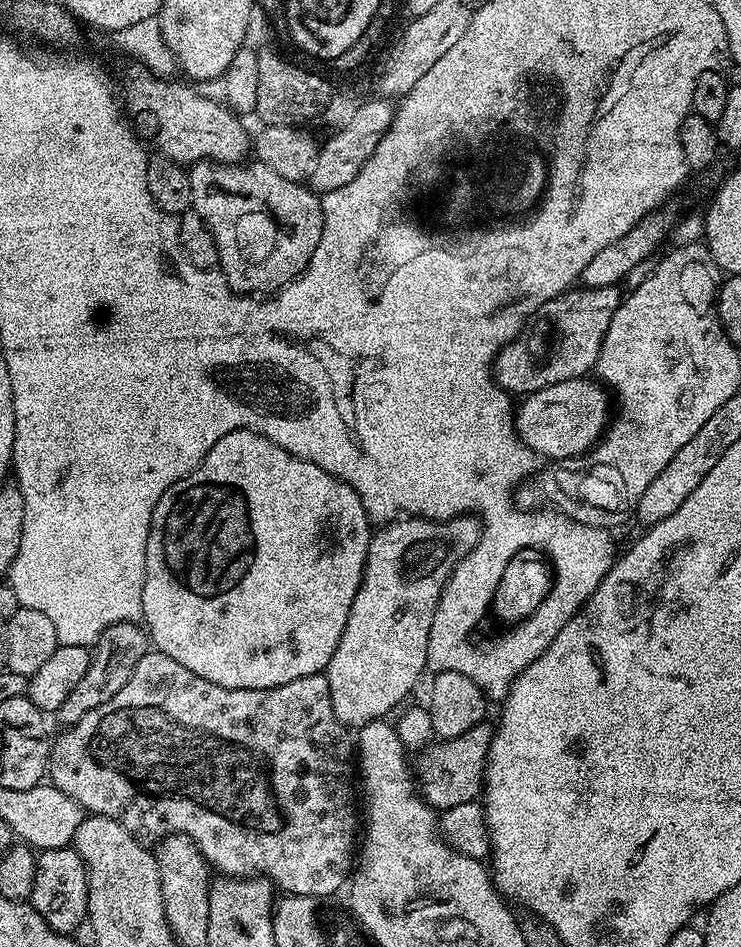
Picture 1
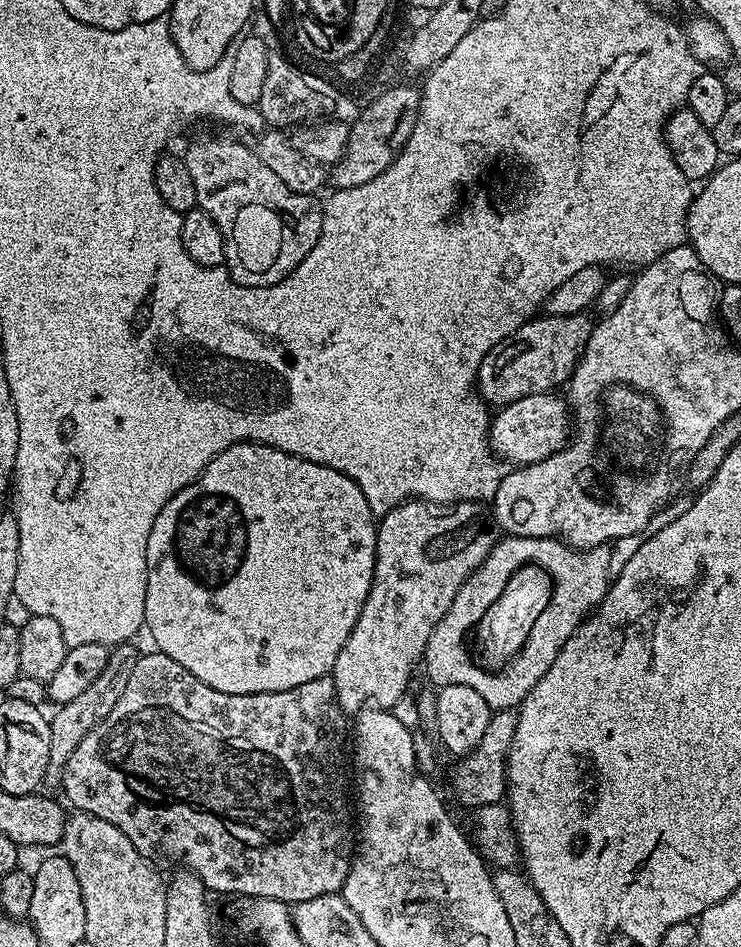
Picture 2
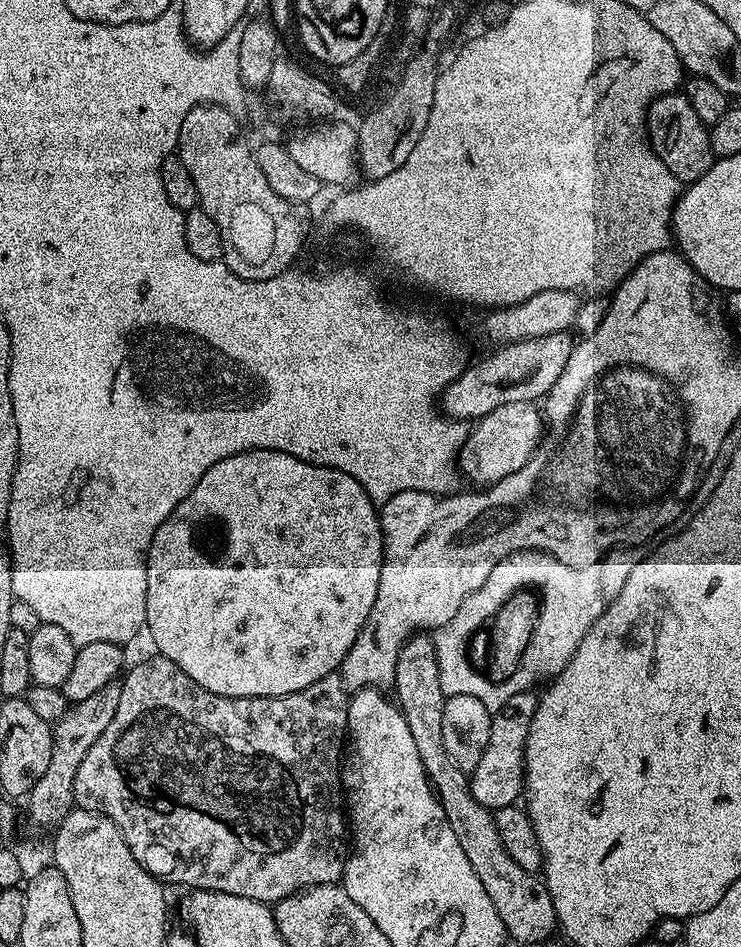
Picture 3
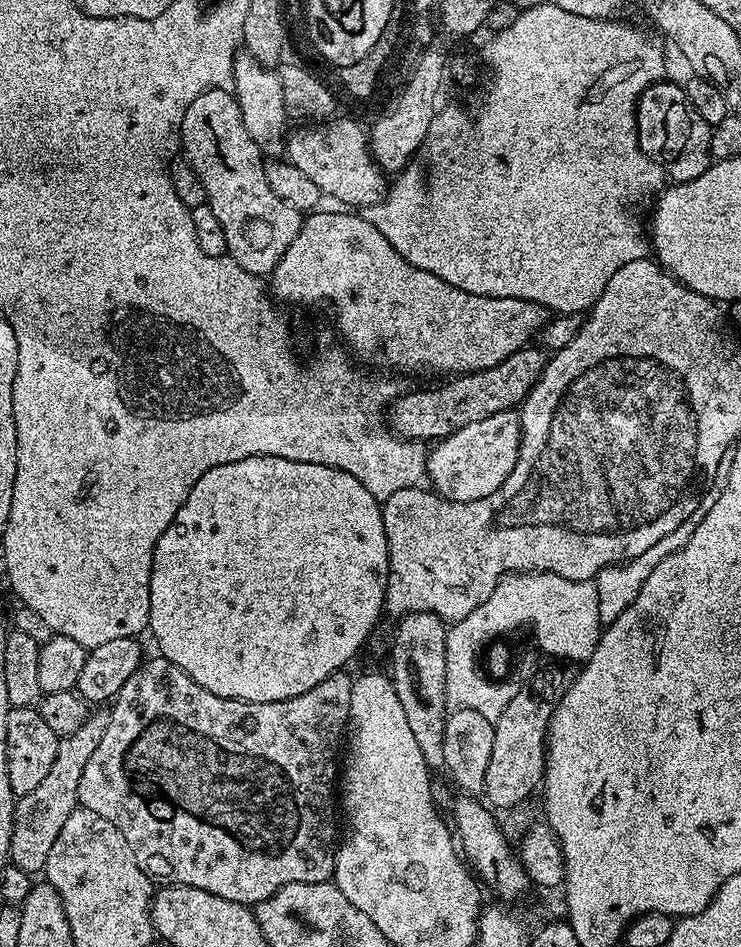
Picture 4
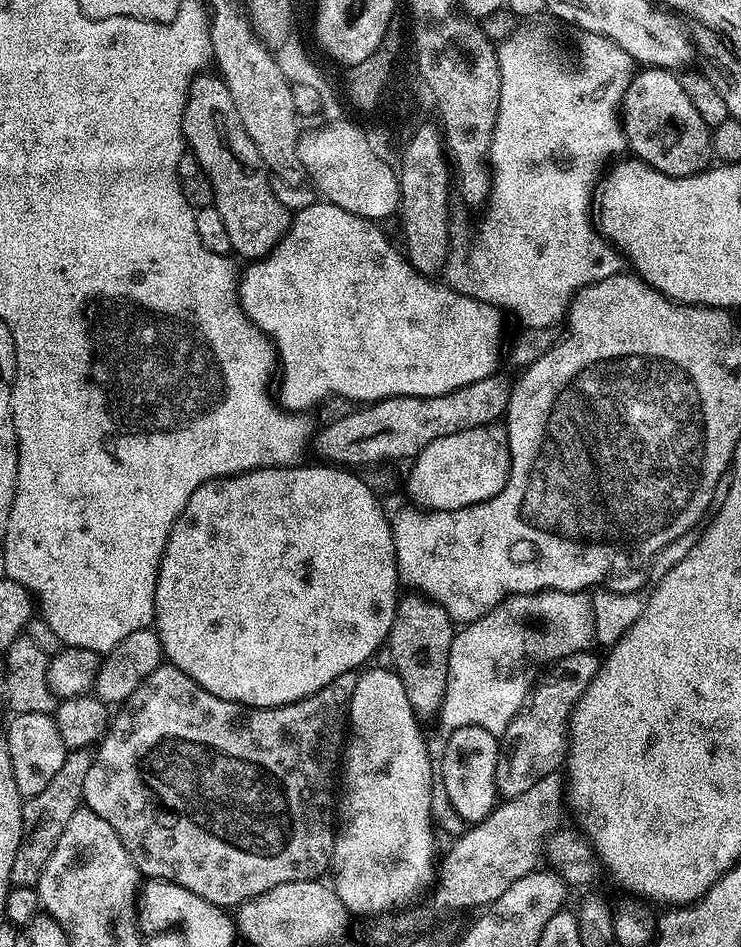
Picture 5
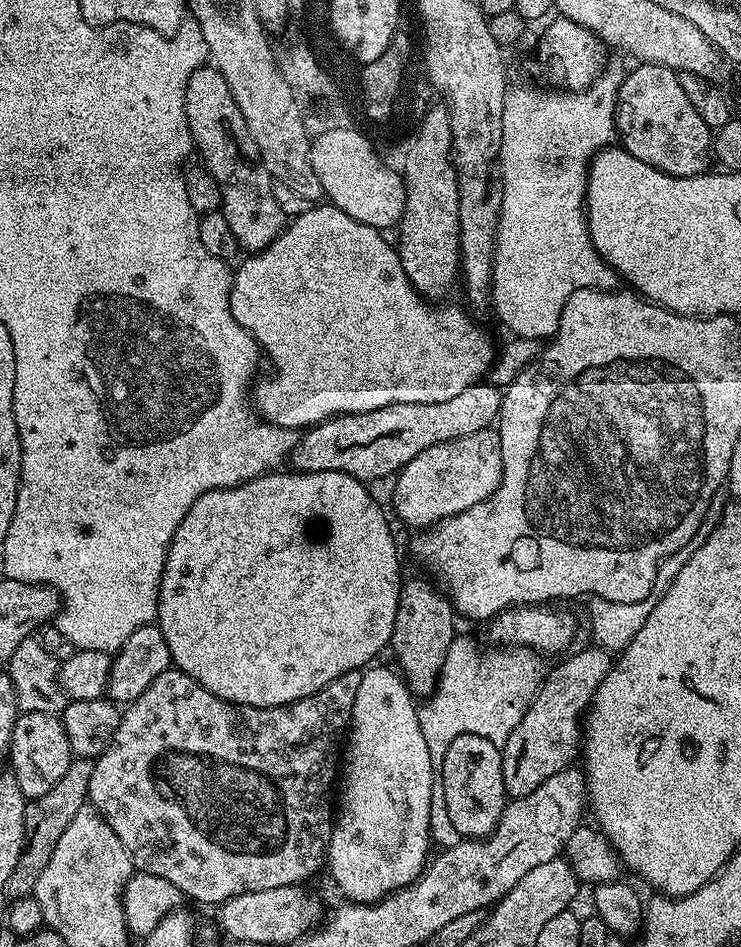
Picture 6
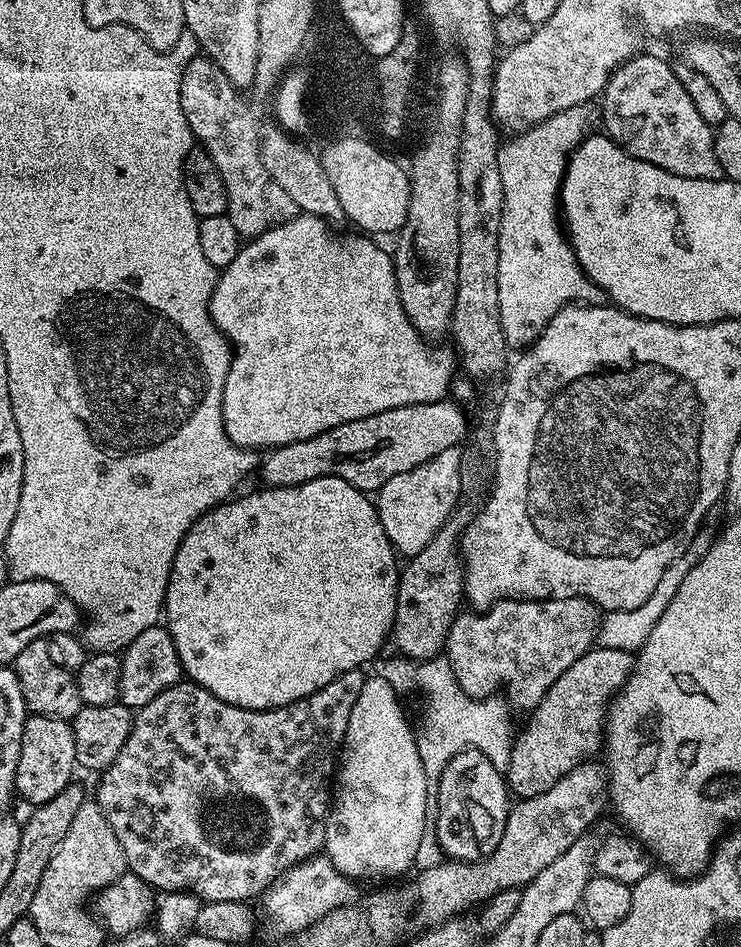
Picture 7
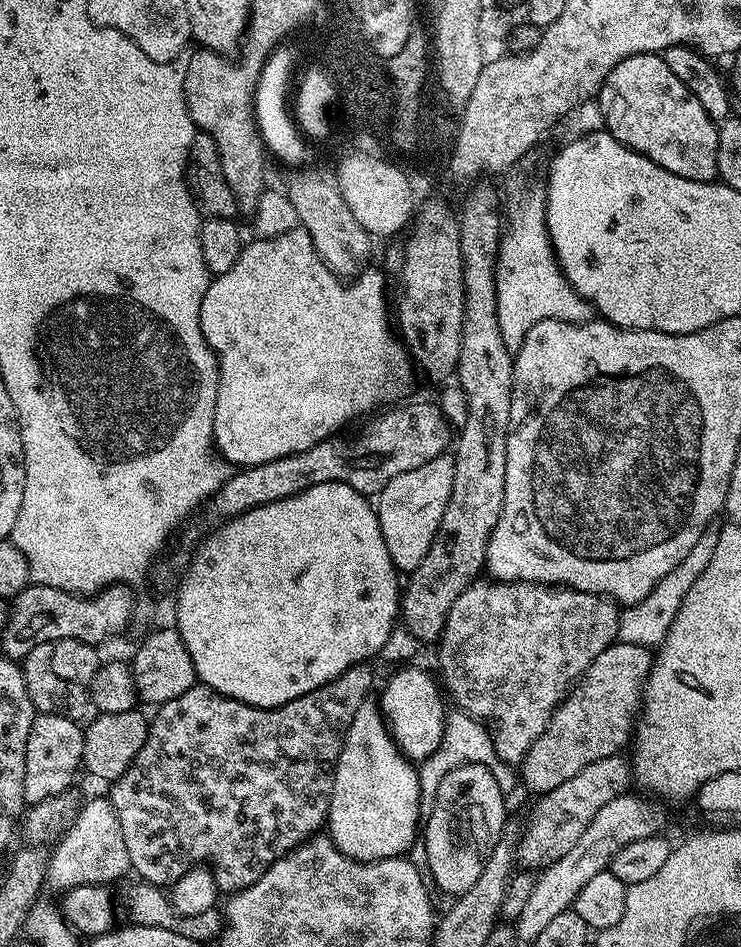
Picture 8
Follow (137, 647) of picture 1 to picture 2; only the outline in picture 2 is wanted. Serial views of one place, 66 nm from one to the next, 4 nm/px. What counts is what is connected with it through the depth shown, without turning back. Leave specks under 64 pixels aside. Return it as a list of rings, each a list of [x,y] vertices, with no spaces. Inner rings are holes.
[[[127,642],[113,647],[108,653],[106,670],[102,670],[102,674],[98,674],[98,678],[94,678],[94,682],[90,682],[90,686],[86,686],[86,690],[82,690],[82,694],[74,698],[74,702],[59,705],[55,709],[56,713],[51,713],[48,722],[50,726],[50,762],[48,763],[47,779],[49,781],[61,779],[70,754],[78,750],[78,742],[82,742],[82,738],[86,738],[86,734],[94,730],[94,726],[98,726],[98,722],[102,722],[106,714],[110,714],[110,710],[114,710],[118,698],[122,698],[122,690],[126,690],[126,682],[130,682],[130,674],[138,659],[136,646],[135,643]]]

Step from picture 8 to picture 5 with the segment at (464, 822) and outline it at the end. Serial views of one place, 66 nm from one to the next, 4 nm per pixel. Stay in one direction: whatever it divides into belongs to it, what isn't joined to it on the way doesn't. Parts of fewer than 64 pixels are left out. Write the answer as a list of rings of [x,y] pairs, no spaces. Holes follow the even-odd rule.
[[[462,726],[447,733],[444,757],[440,760],[440,780],[452,808],[465,820],[465,825],[481,824],[498,803],[496,767],[500,753],[500,741],[490,730],[482,726]]]

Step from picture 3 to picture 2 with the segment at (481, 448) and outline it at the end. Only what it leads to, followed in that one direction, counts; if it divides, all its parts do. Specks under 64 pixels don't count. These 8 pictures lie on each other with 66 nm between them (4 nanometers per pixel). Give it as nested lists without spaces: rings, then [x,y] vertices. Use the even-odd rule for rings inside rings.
[[[555,391],[530,394],[514,402],[503,405],[500,412],[491,417],[488,429],[488,442],[495,455],[509,465],[523,466],[537,464],[555,452],[561,452],[570,440],[570,404],[563,395]]]

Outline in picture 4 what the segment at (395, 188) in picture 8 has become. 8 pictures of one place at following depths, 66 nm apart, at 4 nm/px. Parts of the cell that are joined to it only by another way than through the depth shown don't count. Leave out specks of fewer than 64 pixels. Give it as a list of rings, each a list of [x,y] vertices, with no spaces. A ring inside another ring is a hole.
[[[334,122],[324,128],[312,128],[292,134],[291,156],[296,160],[294,166],[306,178],[312,176],[314,184],[323,195],[344,203],[341,205],[365,208],[376,204],[386,194],[386,190],[380,186],[380,178],[366,162],[362,136],[350,122]]]

